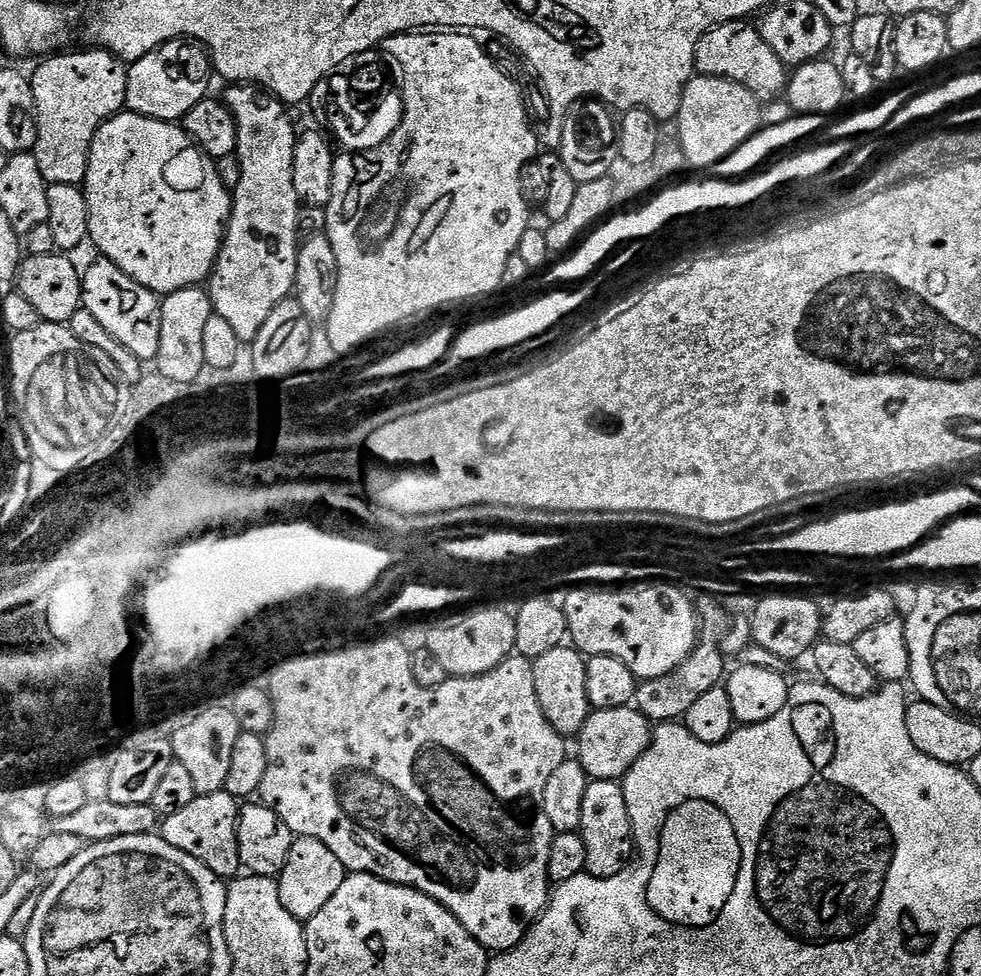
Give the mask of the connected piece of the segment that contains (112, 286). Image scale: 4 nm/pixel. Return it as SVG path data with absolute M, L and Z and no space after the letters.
M96 258L96 261L89 266L88 272L83 273L82 283L84 286L83 307L90 310L90 314L94 314L94 318L98 318L98 322L102 322L102 326L109 334L114 334L114 338L118 338L118 342L122 342L122 346L126 346L126 350L130 350L130 354L134 354L136 359L141 362L155 361L158 354L158 338L160 337L160 302L161 297L150 291L146 286L142 286L138 282L134 282L134 278L130 278L109 260Z

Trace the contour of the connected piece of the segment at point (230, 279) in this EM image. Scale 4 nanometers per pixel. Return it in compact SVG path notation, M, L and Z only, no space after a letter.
M247 82L237 83L234 88L228 88L222 95L223 103L228 105L228 109L232 111L232 117L236 119L236 150L235 155L240 159L240 166L238 175L240 181L237 182L236 188L234 184L234 195L232 196L232 215L228 217L228 223L224 229L224 242L220 245L220 253L216 259L216 264L212 268L212 274L206 281L206 291L212 297L212 307L215 315L226 318L234 329L234 334L238 334L238 338L242 342L251 342L256 339L258 330L262 330L262 326L266 326L266 318L270 318L274 314L274 310L282 303L283 300L289 299L293 295L296 287L296 263L298 262L298 254L300 253L298 247L298 239L296 235L300 232L300 211L302 205L298 194L294 190L294 154L296 153L296 141L298 139L298 131L292 125L292 116L289 105L285 104L271 92Z

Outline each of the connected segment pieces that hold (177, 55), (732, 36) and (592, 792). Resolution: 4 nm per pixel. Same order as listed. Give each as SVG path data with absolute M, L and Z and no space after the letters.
M188 38L167 40L141 60L131 61L126 90L127 111L155 120L183 121L185 114L209 95L208 75L213 72L210 57L199 43Z
M748 22L719 24L711 28L698 42L696 51L696 72L701 76L716 76L718 79L733 80L755 92L758 97L776 96L785 91L790 79L789 69L770 50L759 31Z
M592 780L586 790L586 798L582 798L582 818L579 834L582 842L586 842L586 872L589 876L597 876L605 880L616 876L629 867L634 856L634 837L632 834L632 819L626 806L624 789L614 780Z

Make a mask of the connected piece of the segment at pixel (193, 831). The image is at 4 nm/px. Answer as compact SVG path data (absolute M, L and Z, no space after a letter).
M227 790L205 796L197 795L196 800L190 802L190 806L178 810L178 814L163 817L158 832L166 842L170 842L170 846L182 850L182 854L198 858L198 862L202 862L202 866L210 869L215 876L232 878L242 868L238 854L240 810L241 805L237 797L232 796Z

